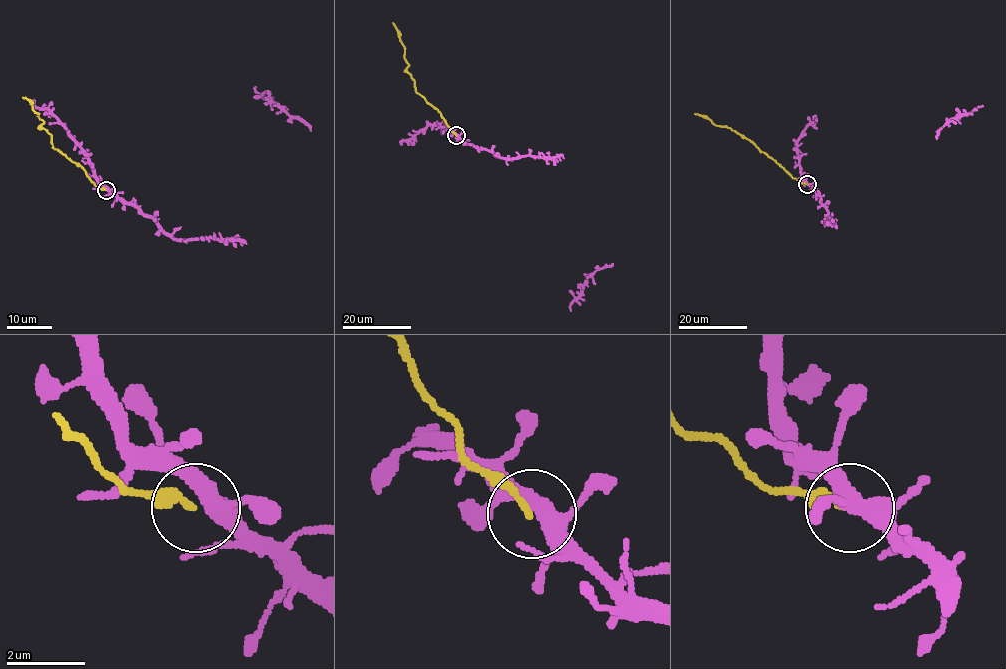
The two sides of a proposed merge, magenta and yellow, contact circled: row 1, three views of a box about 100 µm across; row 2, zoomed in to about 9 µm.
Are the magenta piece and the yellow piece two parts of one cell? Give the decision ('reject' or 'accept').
reject

